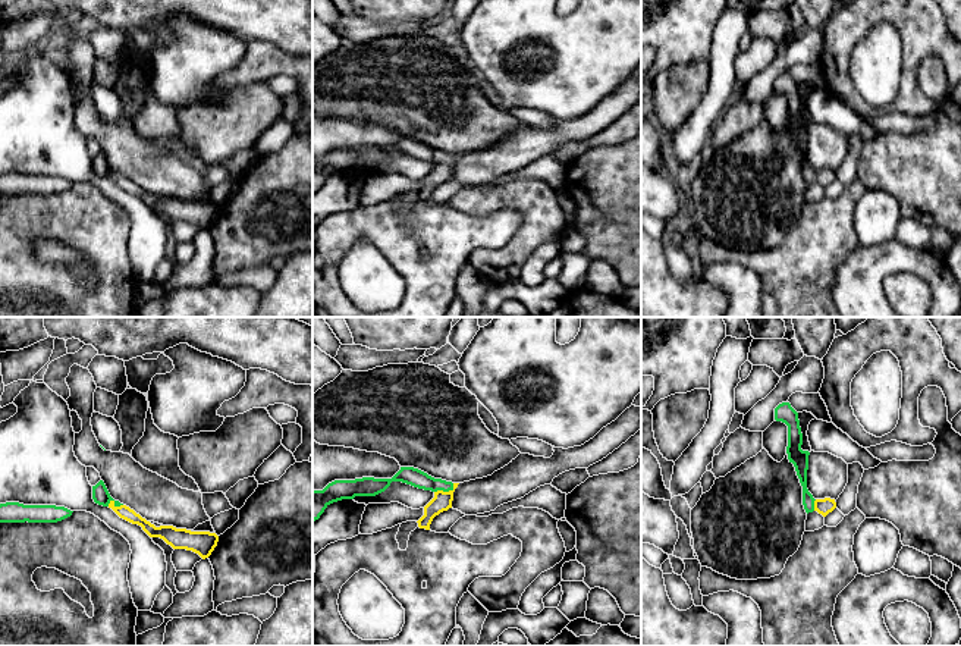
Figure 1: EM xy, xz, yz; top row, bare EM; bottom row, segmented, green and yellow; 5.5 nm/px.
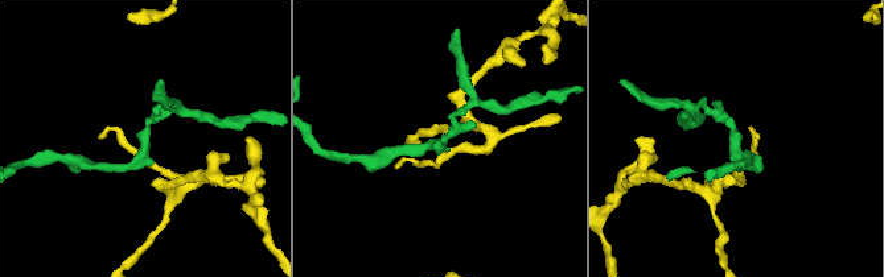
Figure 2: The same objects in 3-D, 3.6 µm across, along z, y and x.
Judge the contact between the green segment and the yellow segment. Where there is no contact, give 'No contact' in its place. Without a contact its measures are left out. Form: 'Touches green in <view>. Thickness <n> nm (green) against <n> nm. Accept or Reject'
Touches green in xz. Thickness 100 nm (green) against 110 nm. Accept

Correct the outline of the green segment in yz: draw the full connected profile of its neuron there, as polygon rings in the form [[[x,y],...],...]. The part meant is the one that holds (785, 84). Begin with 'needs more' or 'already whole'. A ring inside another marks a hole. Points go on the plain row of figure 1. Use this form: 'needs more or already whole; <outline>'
needs more; [[[782,73],[775,79],[775,91],[788,97],[788,117],[786,125],[789,134],[794,135],[800,154],[803,157],[803,176],[805,184],[817,182],[823,188],[836,179],[835,170],[814,170],[807,160],[808,122],[803,122],[803,104],[800,98],[798,84],[789,73]]]

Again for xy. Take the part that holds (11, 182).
already whole; [[[19,173],[0,175],[0,194],[57,194],[73,182],[56,176],[23,176]]]

